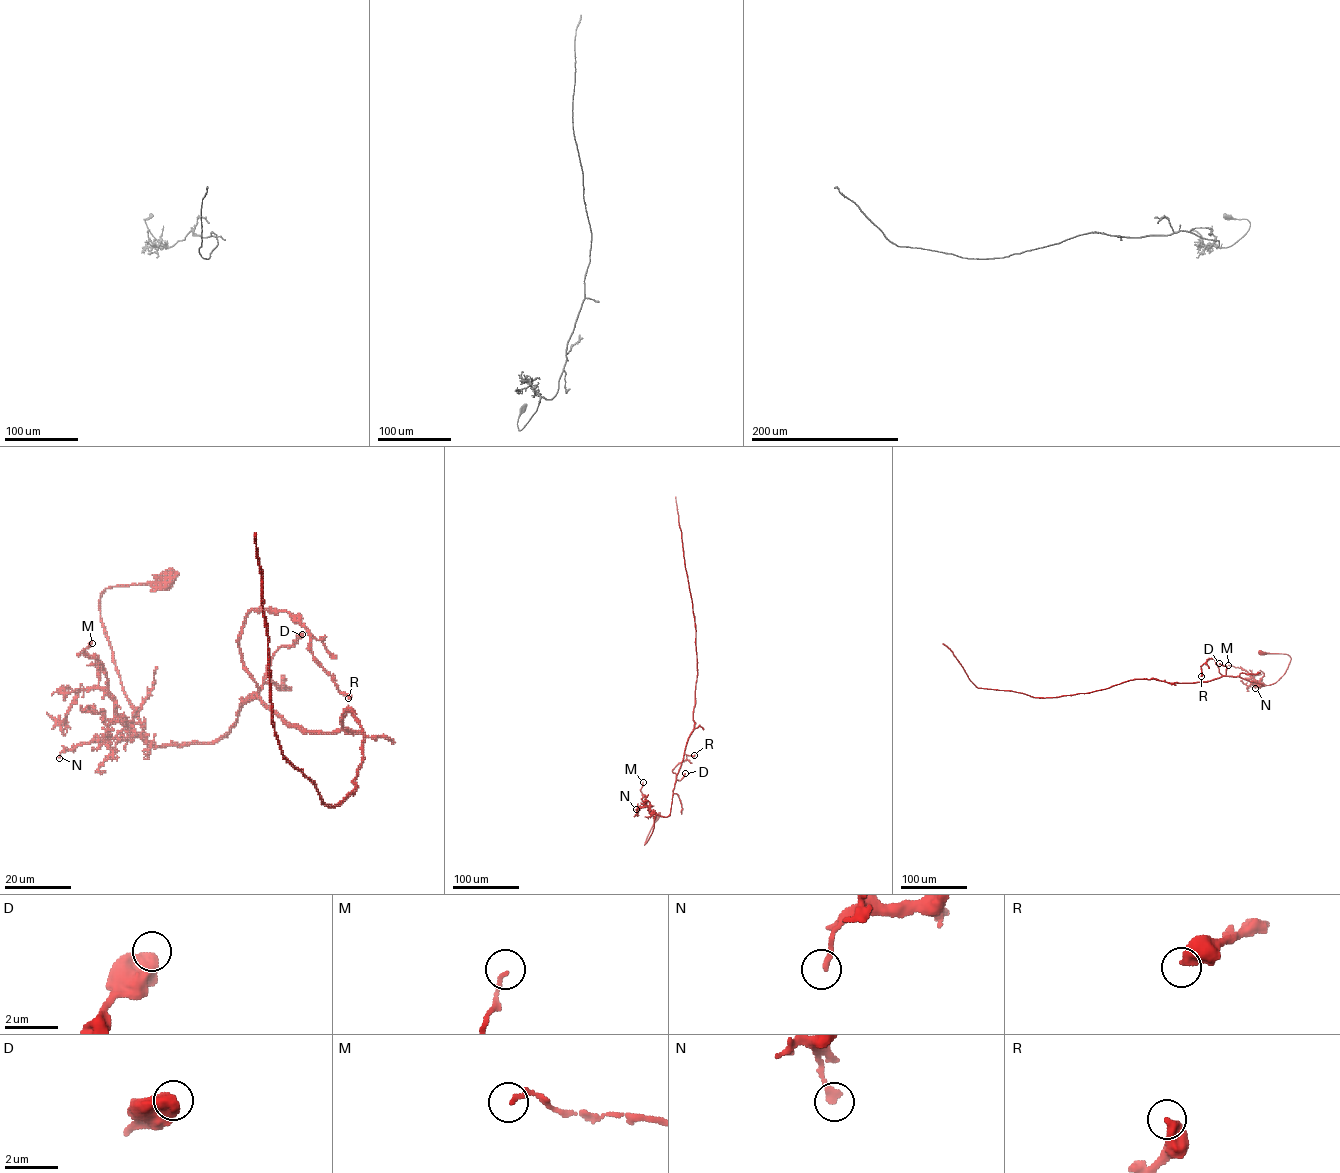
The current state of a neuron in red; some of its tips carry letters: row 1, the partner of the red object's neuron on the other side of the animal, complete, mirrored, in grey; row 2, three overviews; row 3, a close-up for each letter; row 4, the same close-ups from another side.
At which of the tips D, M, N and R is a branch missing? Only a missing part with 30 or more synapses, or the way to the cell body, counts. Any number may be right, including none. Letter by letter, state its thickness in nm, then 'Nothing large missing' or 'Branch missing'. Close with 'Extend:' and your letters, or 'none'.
D: Thickness 650 nm. Nothing large missing
M: Thickness 140 nm. Nothing large missing
N: Thickness 240 nm. Nothing large missing
R: Thickness 480 nm. Nothing large missing
Extend: none

